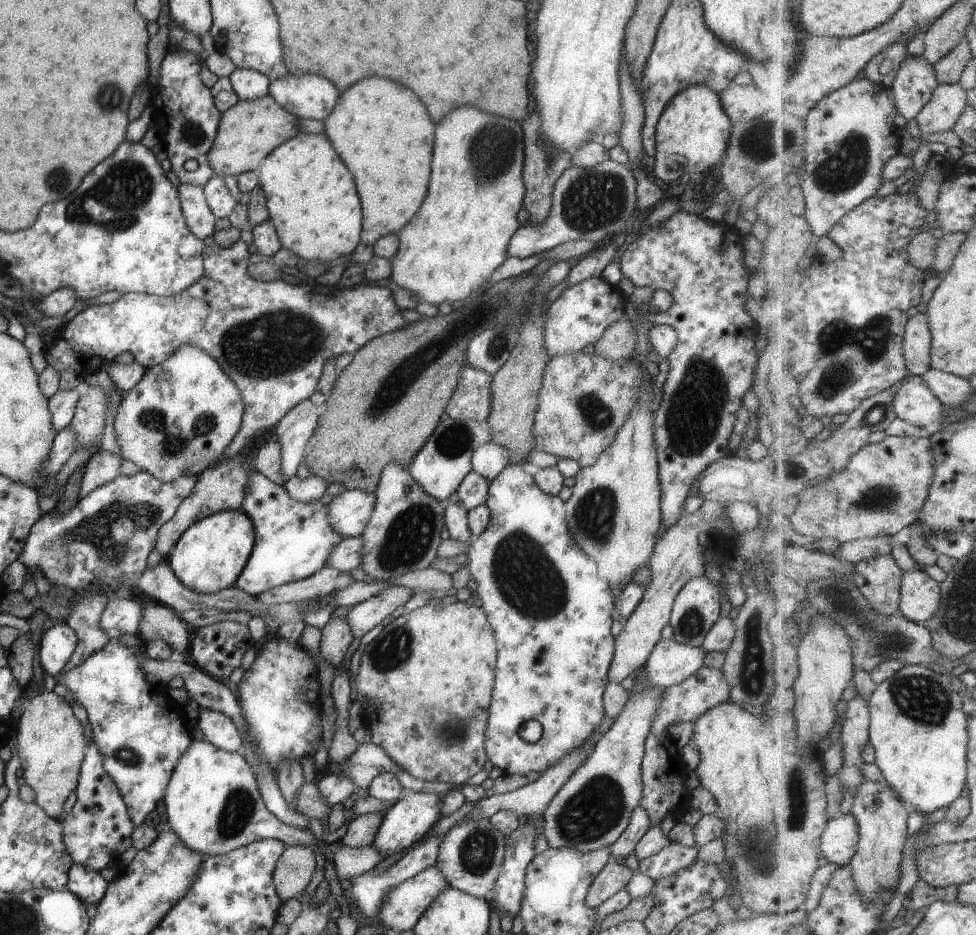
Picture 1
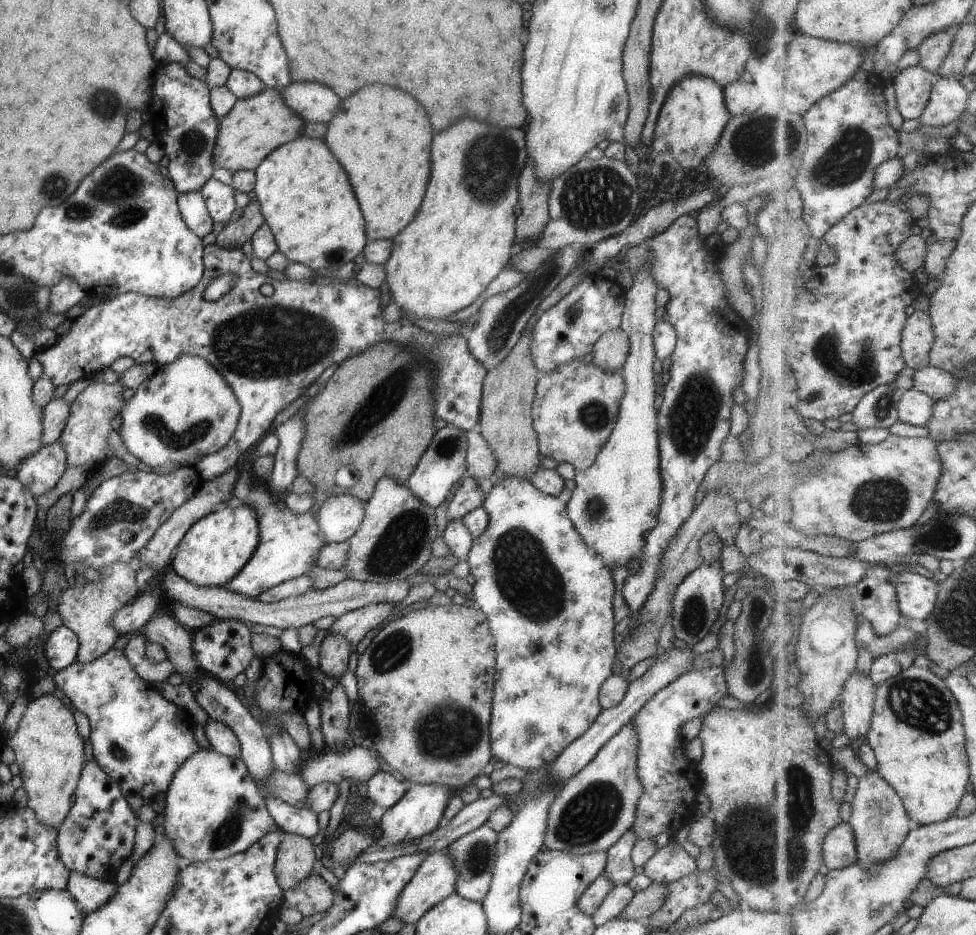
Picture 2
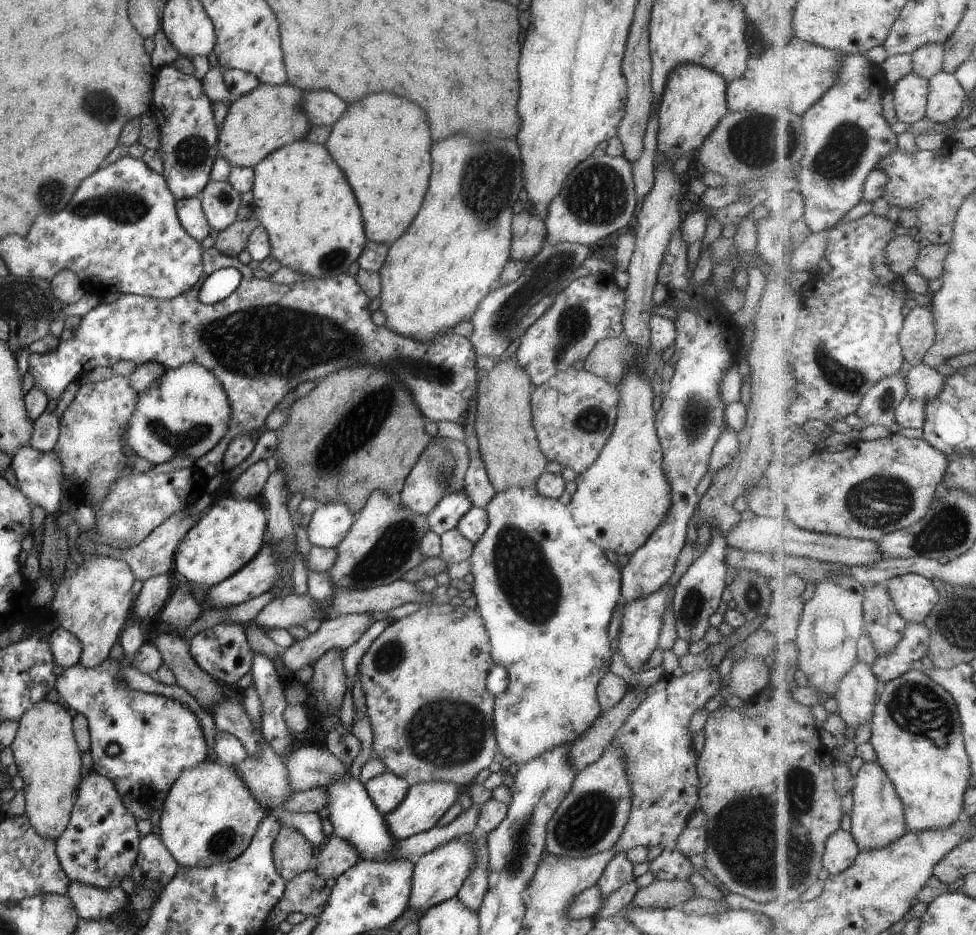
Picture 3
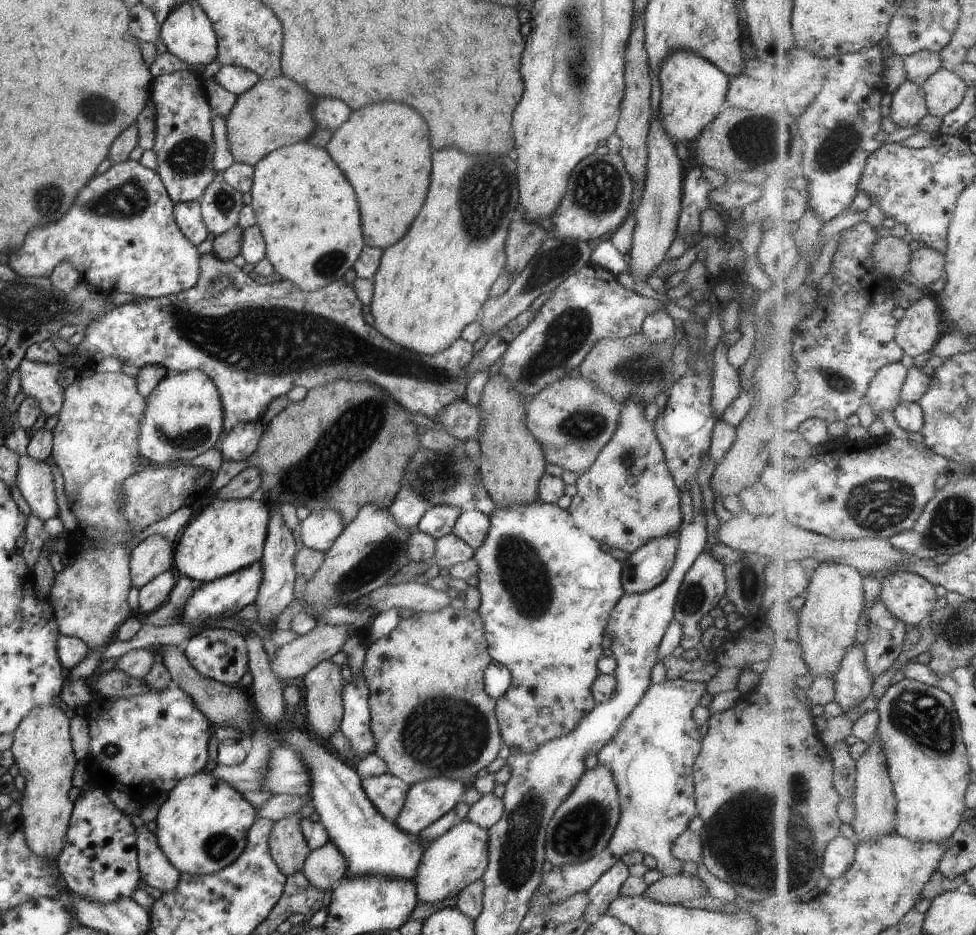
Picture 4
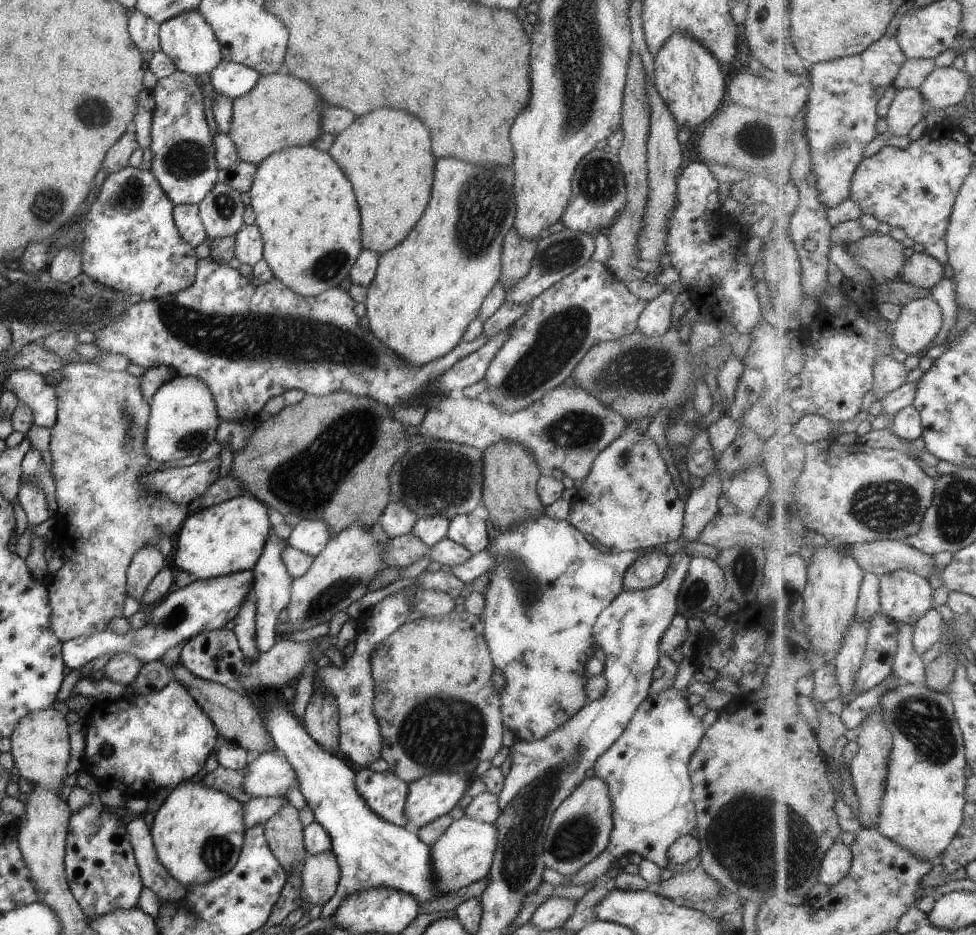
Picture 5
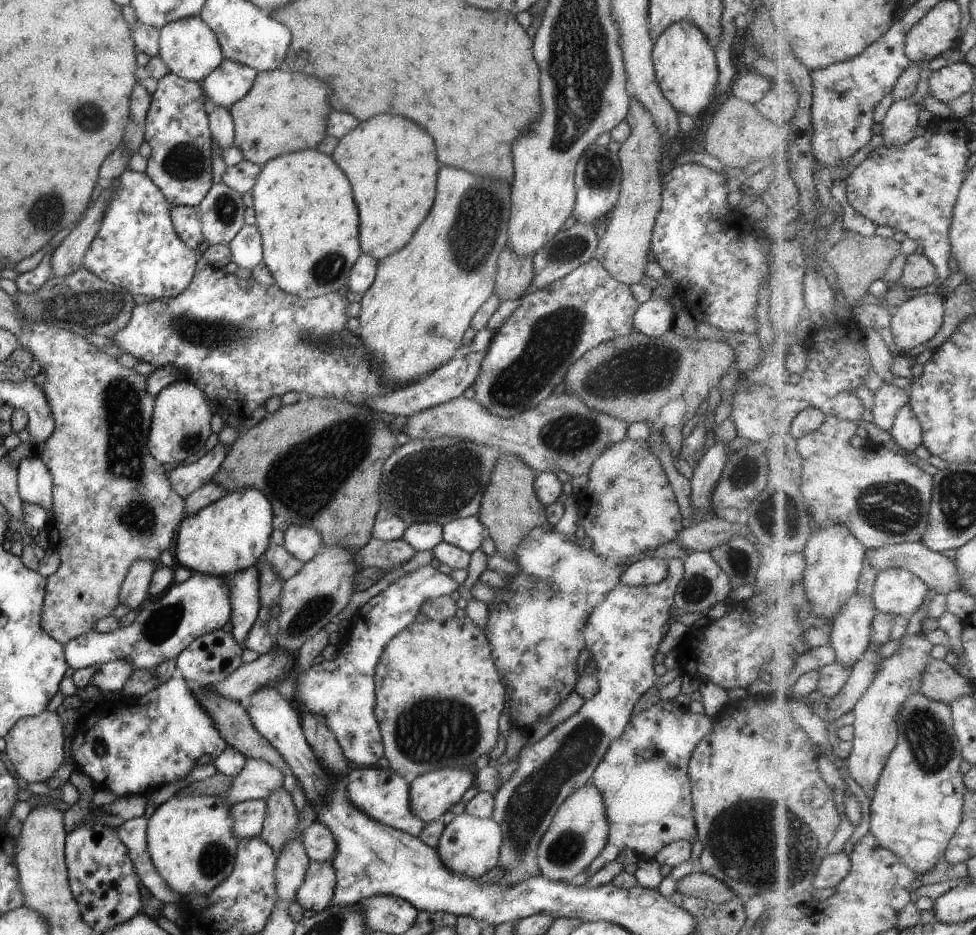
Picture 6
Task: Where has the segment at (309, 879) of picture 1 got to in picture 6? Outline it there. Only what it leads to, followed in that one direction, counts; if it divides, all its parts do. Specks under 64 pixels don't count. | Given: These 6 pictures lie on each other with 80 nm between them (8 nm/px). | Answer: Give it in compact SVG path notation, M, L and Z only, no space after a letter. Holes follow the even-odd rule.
M282 786L263 799L266 802L266 813L260 836L275 853L292 836L298 824L298 815L289 795L290 792Z

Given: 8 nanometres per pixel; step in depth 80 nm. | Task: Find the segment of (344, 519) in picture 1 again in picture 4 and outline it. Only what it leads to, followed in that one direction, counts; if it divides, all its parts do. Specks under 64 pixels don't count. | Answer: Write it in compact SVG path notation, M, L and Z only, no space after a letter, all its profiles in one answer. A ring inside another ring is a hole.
M333 509L311 511L299 526L301 544L313 550L325 552L341 534L344 522Z

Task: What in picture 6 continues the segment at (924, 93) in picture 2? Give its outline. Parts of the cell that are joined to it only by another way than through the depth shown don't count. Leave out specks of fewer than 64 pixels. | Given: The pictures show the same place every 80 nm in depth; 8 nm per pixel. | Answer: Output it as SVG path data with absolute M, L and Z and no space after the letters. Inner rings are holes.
M911 97L891 104L881 123L885 145L898 147L915 138L915 130L919 126L919 109Z

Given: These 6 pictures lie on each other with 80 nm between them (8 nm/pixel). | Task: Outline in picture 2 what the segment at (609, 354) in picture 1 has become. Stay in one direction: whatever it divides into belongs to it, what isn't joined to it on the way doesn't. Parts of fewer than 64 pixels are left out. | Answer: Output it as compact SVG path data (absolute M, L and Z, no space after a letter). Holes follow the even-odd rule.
M617 327L611 332L603 333L592 346L592 363L602 371L621 368L628 355L630 344L627 335Z

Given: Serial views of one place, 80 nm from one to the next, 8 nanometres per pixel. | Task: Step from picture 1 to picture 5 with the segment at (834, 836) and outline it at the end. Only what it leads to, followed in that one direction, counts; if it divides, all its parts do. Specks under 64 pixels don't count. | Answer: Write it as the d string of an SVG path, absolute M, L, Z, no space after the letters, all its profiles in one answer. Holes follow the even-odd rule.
M839 840L826 853L826 858L822 864L820 882L829 887L834 887L845 880L851 870L853 859L854 853L852 850Z

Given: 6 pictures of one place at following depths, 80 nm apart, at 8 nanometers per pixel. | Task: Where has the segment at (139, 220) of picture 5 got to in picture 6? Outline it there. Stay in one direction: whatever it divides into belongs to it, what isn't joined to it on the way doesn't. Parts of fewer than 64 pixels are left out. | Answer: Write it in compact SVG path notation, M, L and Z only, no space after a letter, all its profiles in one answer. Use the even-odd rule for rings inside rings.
M124 170L116 179L112 179L112 186L97 232L84 250L81 268L105 282L124 288L133 296L151 296L157 299L174 297L191 282L198 258L195 257L195 249L190 249L183 244L175 234L170 219L171 205L145 173Z

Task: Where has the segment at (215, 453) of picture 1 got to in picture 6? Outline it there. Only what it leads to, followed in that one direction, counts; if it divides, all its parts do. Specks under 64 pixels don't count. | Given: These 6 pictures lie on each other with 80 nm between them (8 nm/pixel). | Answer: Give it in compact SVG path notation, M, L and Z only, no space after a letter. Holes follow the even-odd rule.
M187 380L166 384L155 396L148 428L147 448L151 456L162 466L172 467L184 458L203 449L211 433L209 419L213 415L205 393Z

